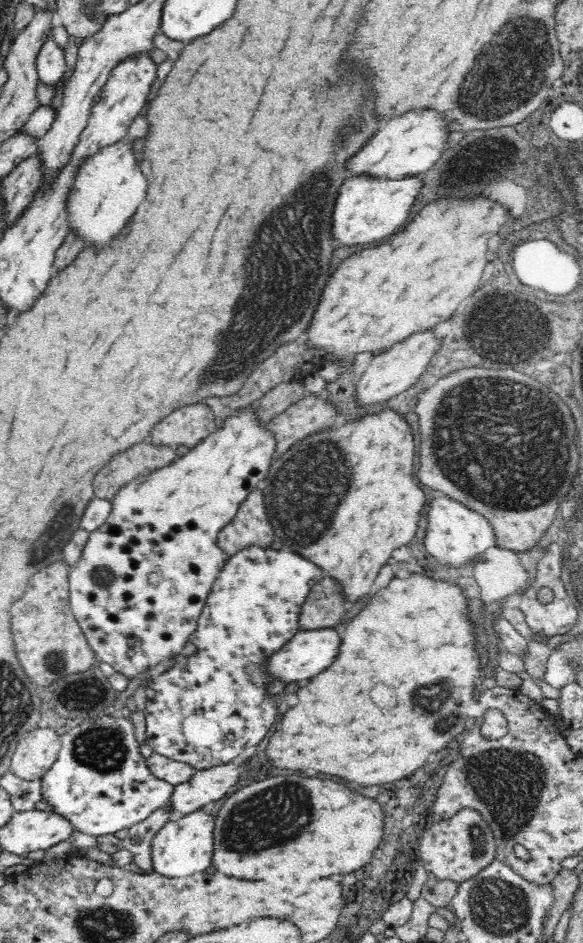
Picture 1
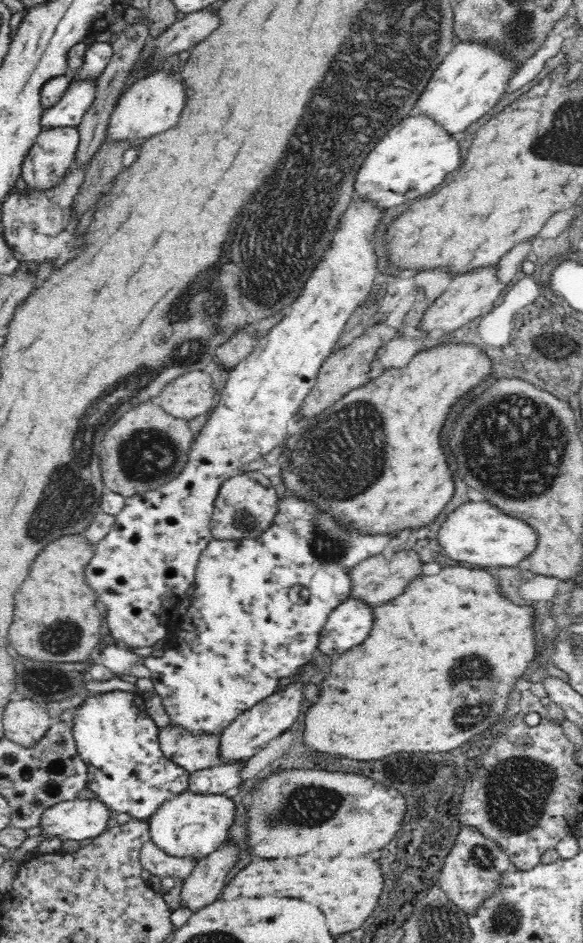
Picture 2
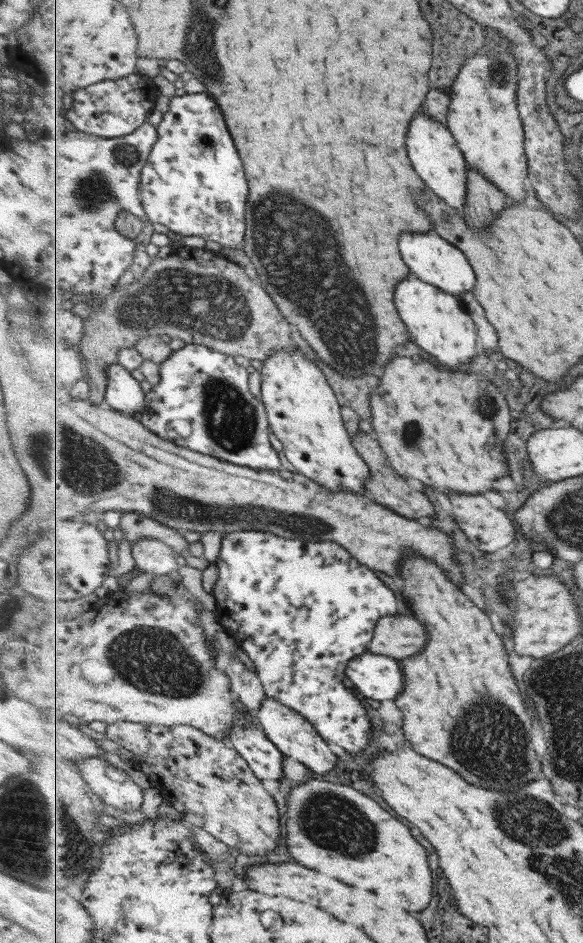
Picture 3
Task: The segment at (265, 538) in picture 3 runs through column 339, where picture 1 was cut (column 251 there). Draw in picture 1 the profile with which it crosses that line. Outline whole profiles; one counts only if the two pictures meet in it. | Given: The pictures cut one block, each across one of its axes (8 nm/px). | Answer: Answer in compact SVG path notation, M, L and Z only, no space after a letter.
M251 545L229 556L216 572L213 588L209 590L196 630L190 638L196 652L192 656L180 656L168 672L150 680L146 688L144 742L154 753L182 760L198 771L222 761L238 759L248 746L258 744L270 732L278 718L278 708L264 686L274 679L279 680L272 674L271 656L301 630L299 620L303 606L324 576L320 566L285 547L273 550Z

